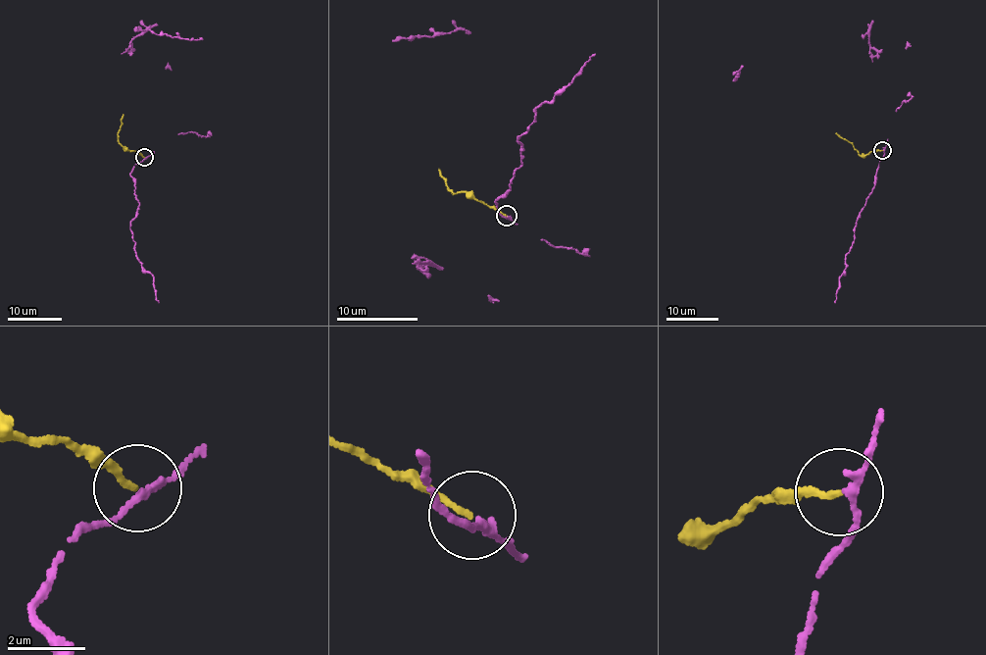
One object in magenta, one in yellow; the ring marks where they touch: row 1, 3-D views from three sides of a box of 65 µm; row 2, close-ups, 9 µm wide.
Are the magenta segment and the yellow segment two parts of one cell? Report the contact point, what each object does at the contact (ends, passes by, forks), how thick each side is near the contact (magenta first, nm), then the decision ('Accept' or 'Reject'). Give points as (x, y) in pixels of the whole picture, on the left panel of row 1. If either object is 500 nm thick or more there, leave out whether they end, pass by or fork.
Place: (144, 157). At the ring magenta passes by. At the ring yellow ends. Thickness 170 nm (magenta) against 140 nm. Reject

